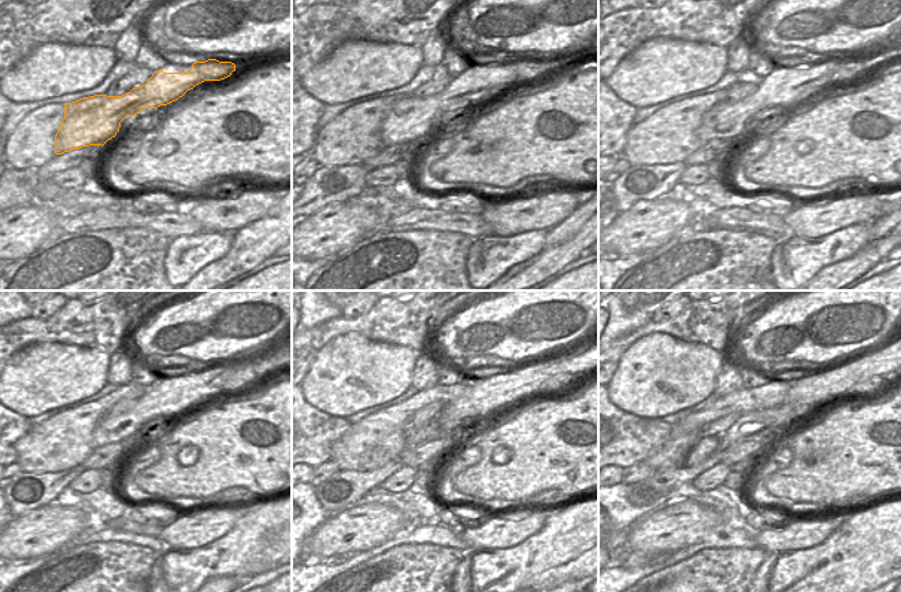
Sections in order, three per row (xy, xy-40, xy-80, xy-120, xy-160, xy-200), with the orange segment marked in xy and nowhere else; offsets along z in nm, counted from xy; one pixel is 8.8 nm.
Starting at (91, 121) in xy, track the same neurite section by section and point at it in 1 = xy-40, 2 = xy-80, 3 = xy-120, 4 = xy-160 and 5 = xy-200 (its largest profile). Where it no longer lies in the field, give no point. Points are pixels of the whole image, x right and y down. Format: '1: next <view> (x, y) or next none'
1: next xy-40 (412, 118)
2: next xy-80 (730, 121)
3: next xy-120 (199, 387)
4: next xy-160 (507, 387)
5: next xy-200 (834, 381)

